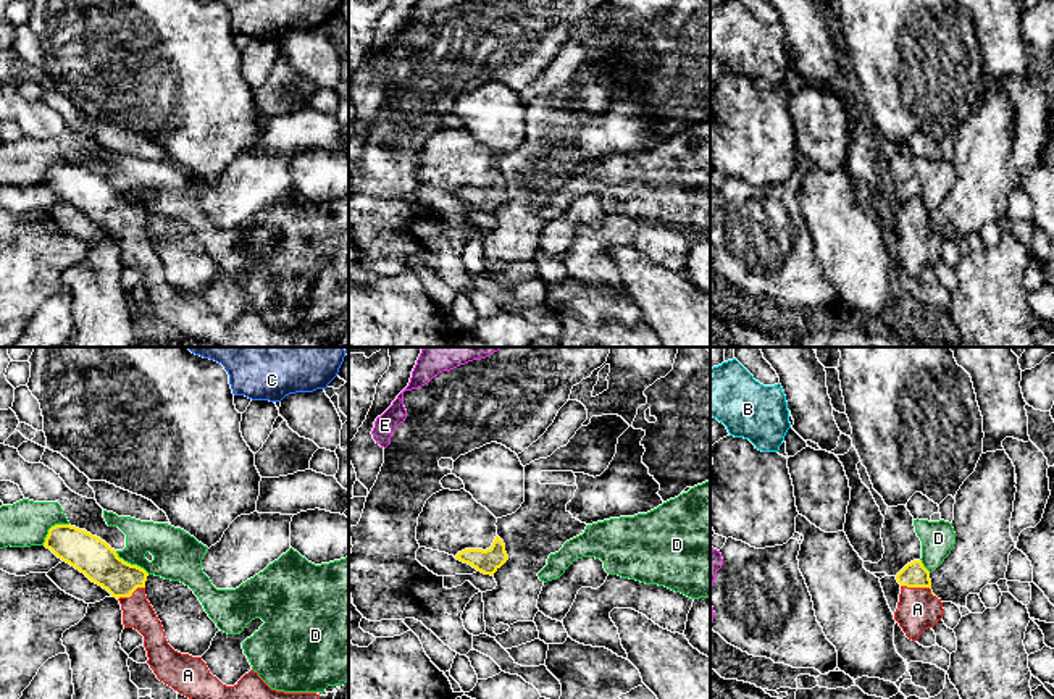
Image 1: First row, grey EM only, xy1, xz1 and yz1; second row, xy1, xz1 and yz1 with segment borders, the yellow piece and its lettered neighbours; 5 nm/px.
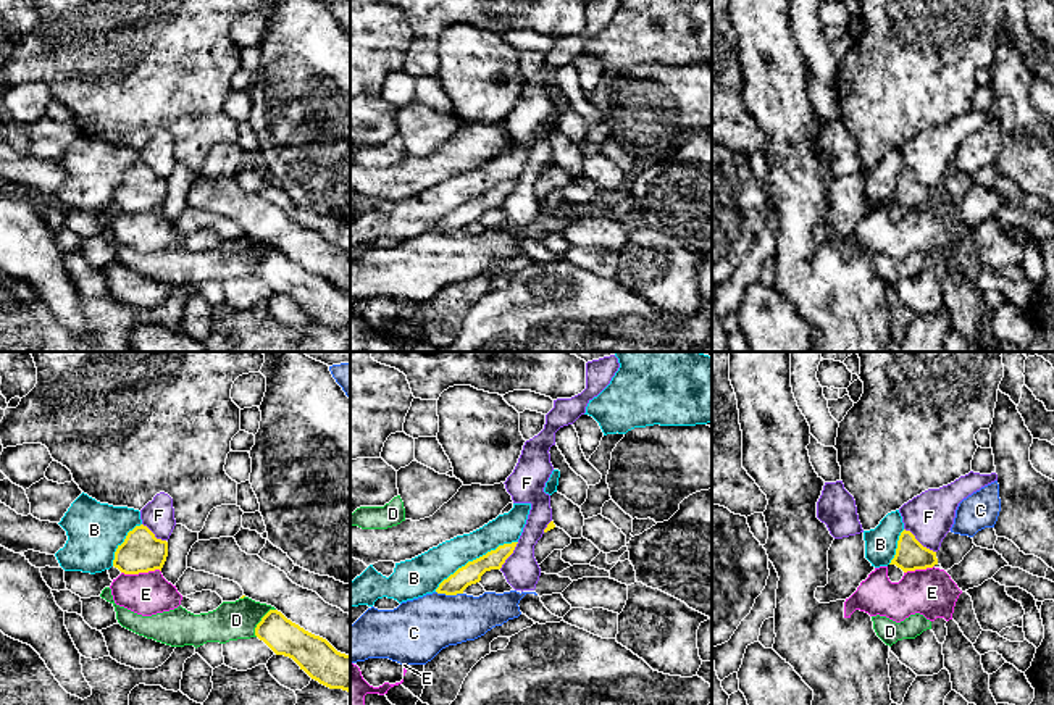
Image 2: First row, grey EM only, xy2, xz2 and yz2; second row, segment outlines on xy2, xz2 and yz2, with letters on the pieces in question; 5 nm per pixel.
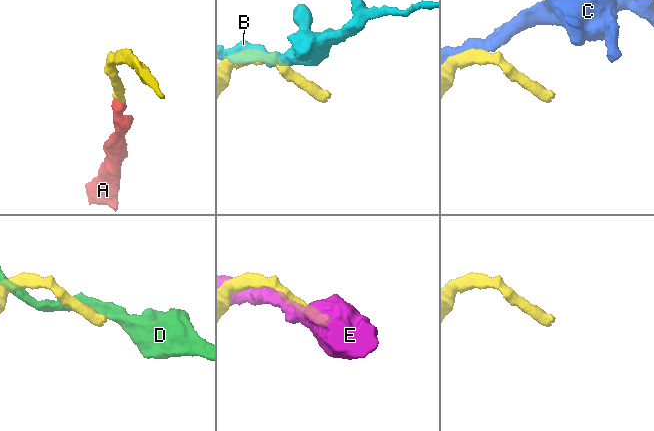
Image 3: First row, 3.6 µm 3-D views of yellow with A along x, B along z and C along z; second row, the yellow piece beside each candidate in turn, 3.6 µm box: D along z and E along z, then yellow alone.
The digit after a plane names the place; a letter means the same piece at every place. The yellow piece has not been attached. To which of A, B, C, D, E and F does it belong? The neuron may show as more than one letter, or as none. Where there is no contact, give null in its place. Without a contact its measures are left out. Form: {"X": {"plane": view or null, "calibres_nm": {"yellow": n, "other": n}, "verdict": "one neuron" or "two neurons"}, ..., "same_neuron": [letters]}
{"A": {"plane": "yz1", "calibres_nm": {"yellow": 130, "other": 200}, "verdict": "one neuron"}, "B": {"plane": "xz2", "calibres_nm": {"yellow": 100, "other": 180}, "verdict": "two neurons"}, "C": {"plane": "xz2", "calibres_nm": {"yellow": 100, "other": 300}, "verdict": "two neurons"}, "D": {"plane": "xy1", "calibres_nm": {"yellow": 190, "other": 240}, "verdict": "two neurons"}, "E": {"plane": "xy2", "calibres_nm": {"yellow": 200, "other": 220}, "verdict": "two neurons"}, "F": {"plane": "yz2", "calibres_nm": {"yellow": 150, "other": 240}, "verdict": "two neurons"}, "same_neuron": ["A"]}

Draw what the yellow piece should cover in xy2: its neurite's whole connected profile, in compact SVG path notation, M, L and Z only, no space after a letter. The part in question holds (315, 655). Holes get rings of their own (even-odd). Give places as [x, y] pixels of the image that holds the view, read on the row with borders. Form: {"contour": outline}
{"contour": "M270 610L257 624L255 636L276 655L292 658L320 684L350 692L350 655L337 652L326 639L305 631L281 611Z"}

